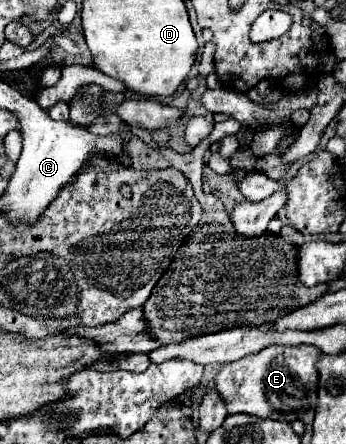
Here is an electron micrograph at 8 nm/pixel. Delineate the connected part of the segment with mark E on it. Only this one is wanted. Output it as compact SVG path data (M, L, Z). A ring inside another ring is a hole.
M270 345L256 355L228 363L216 375L216 391L226 403L228 413L248 413L278 421L302 419L312 423L318 397L316 361L320 351L314 345Z

